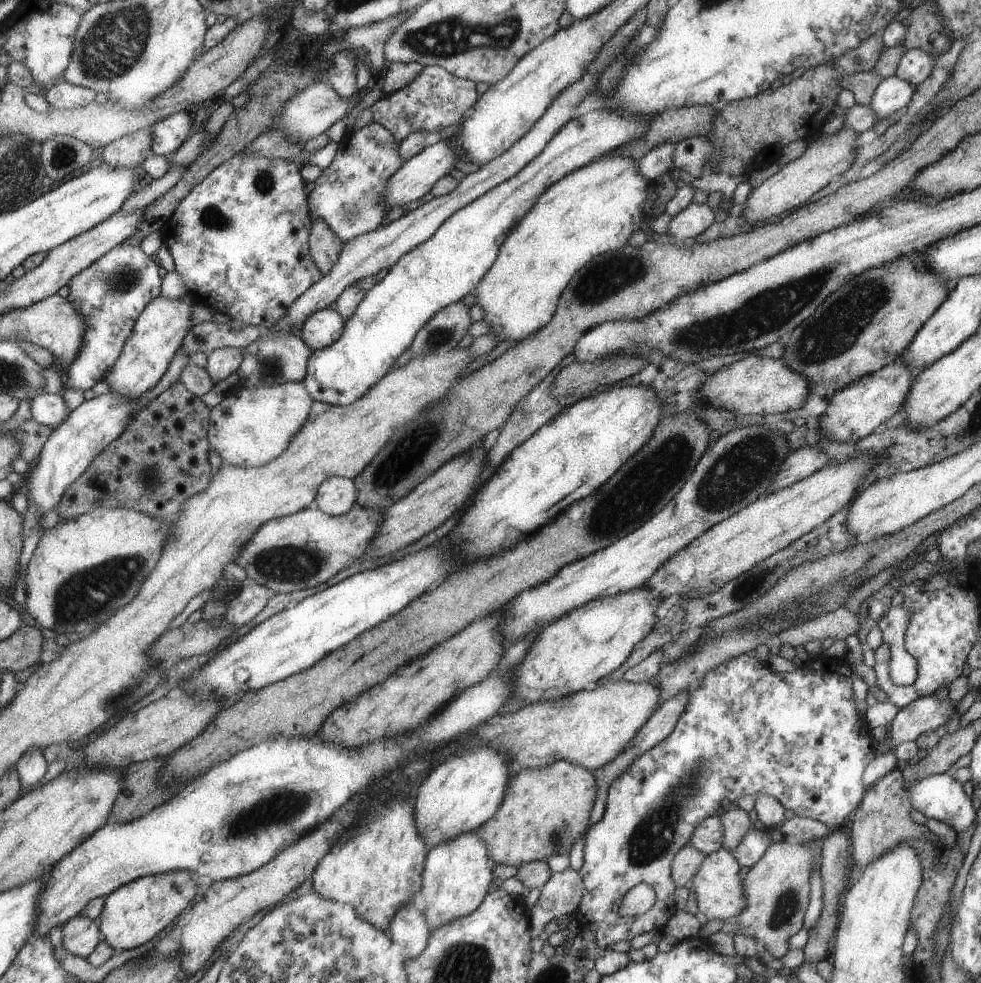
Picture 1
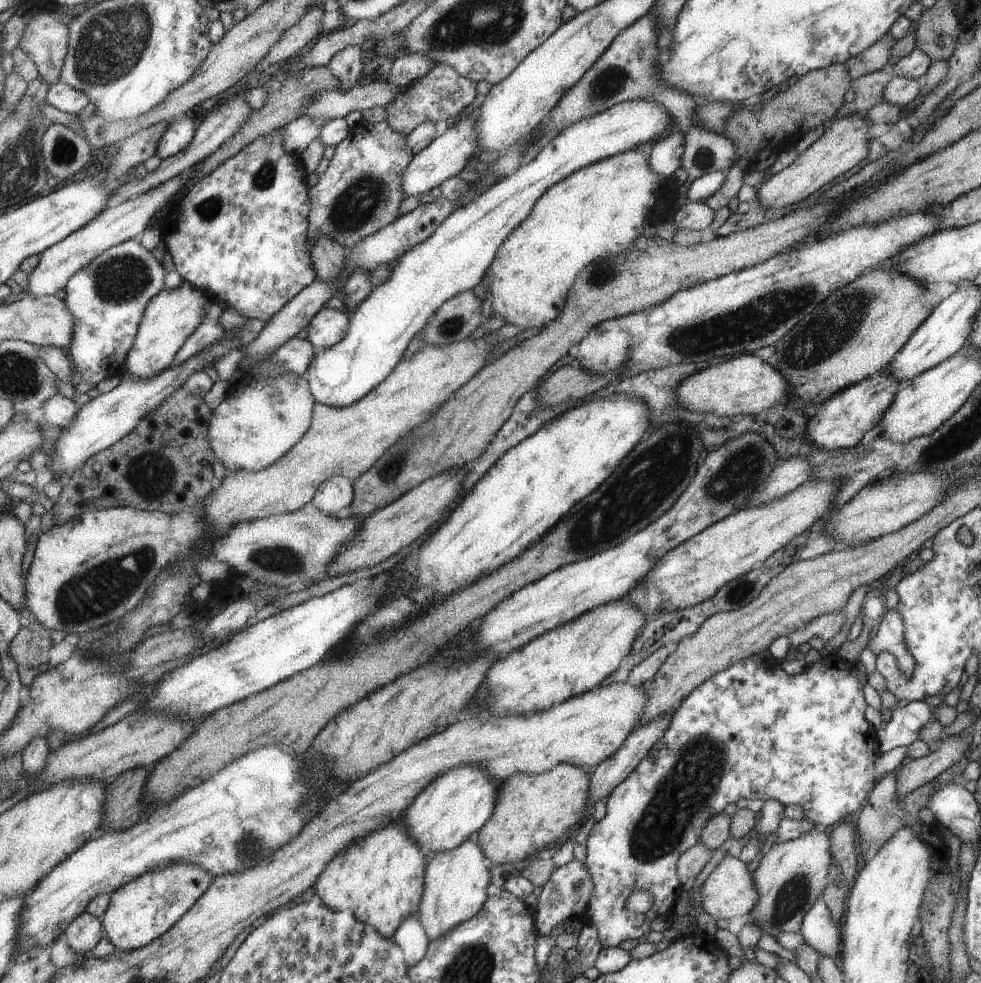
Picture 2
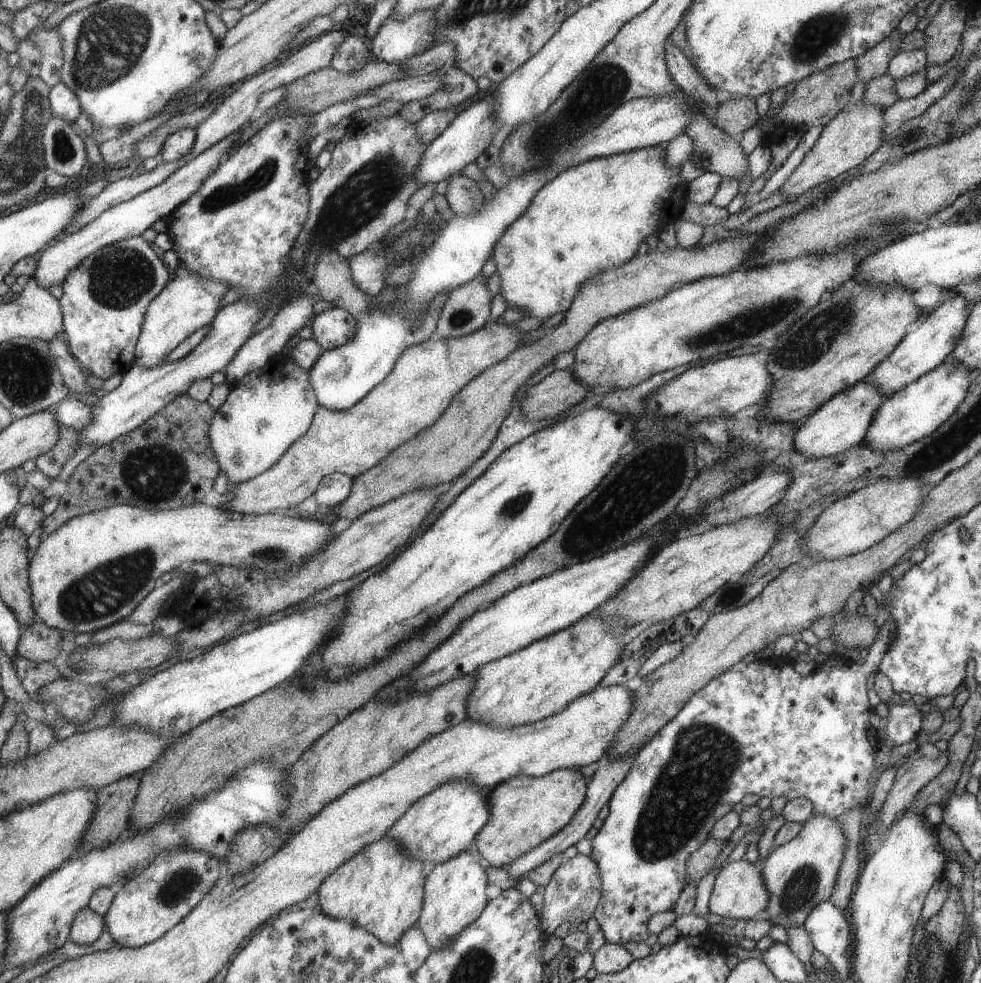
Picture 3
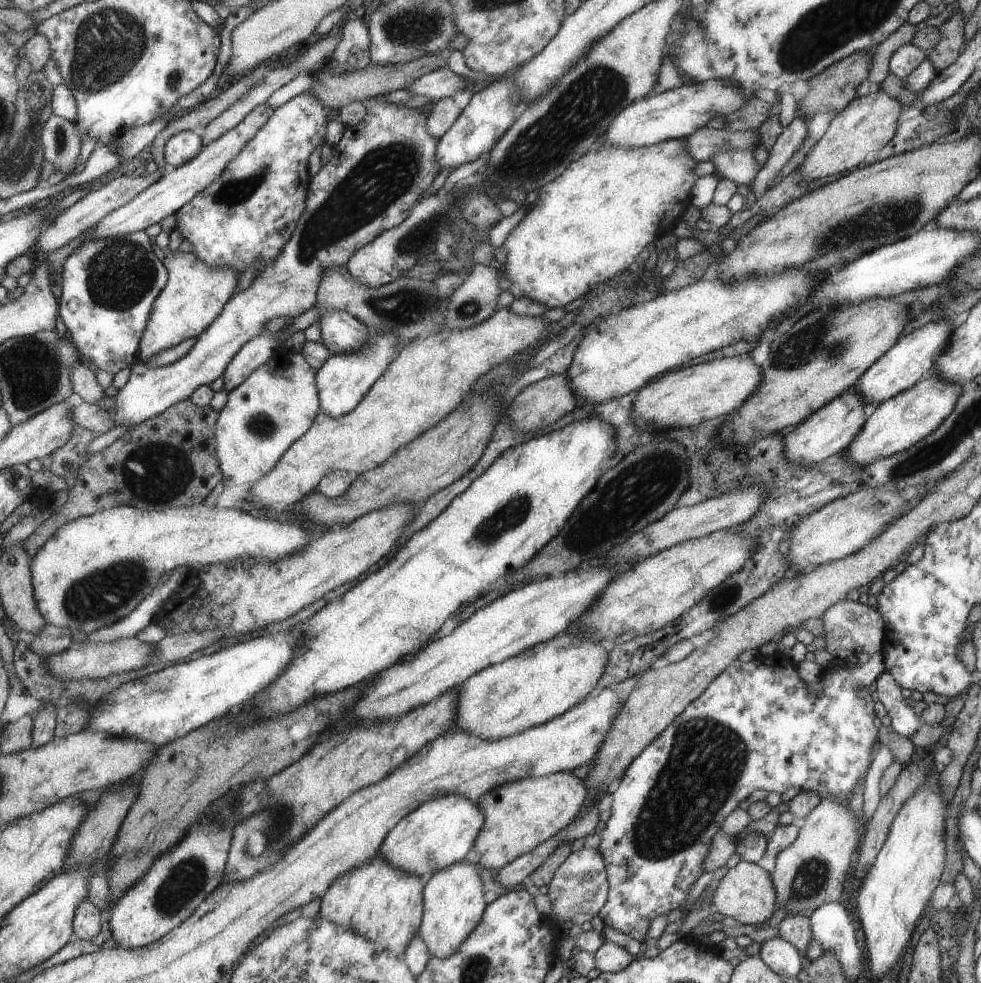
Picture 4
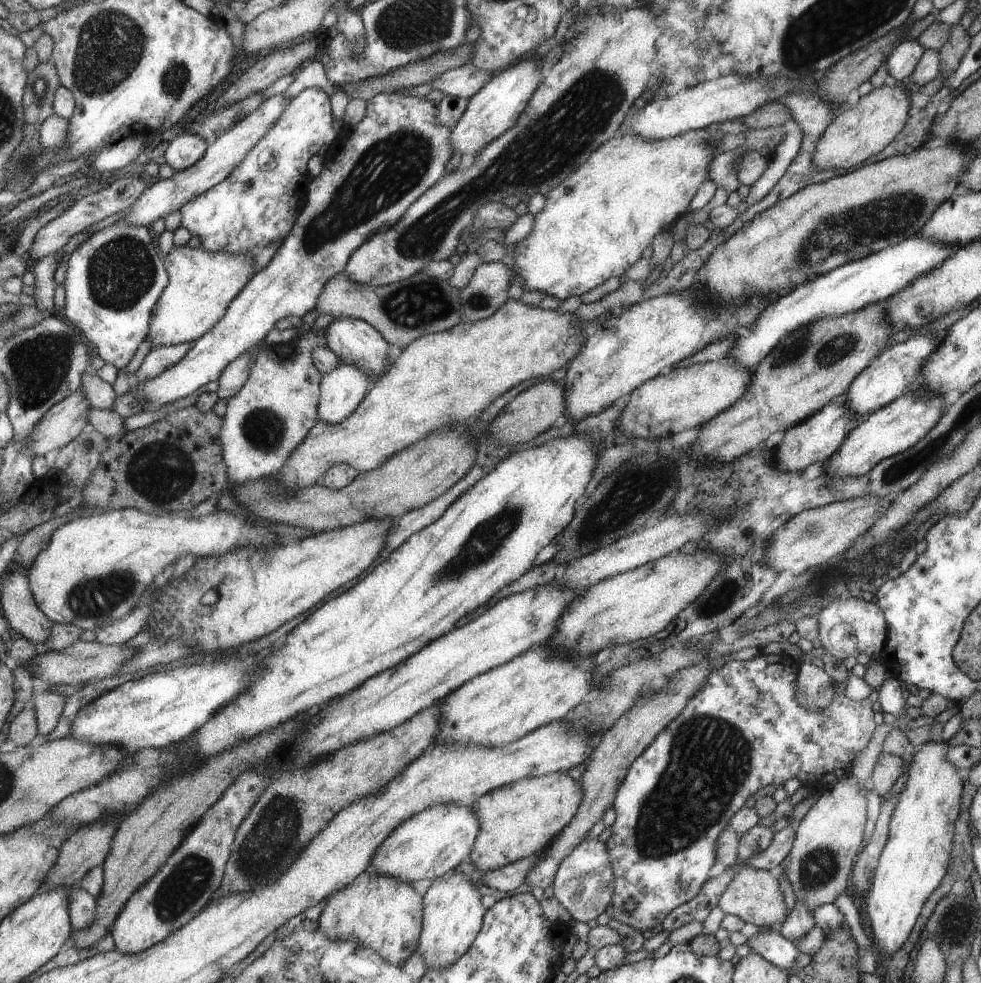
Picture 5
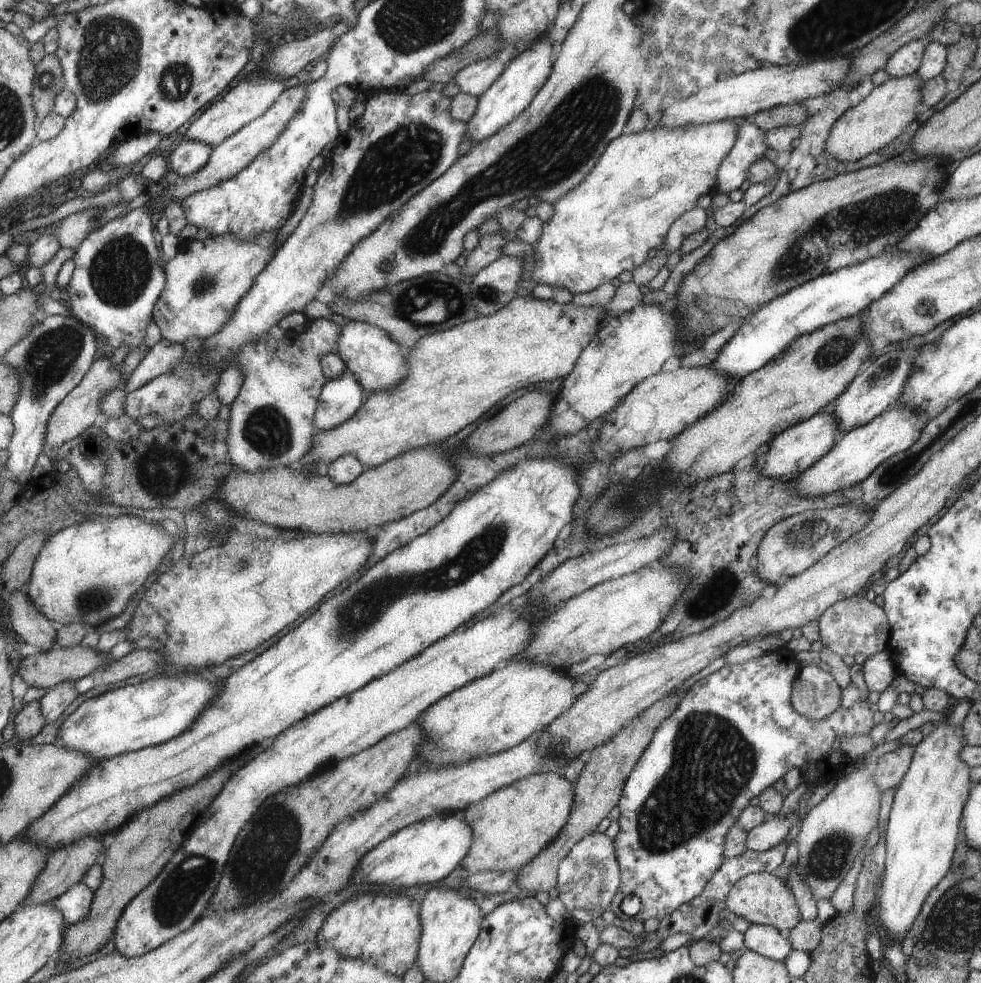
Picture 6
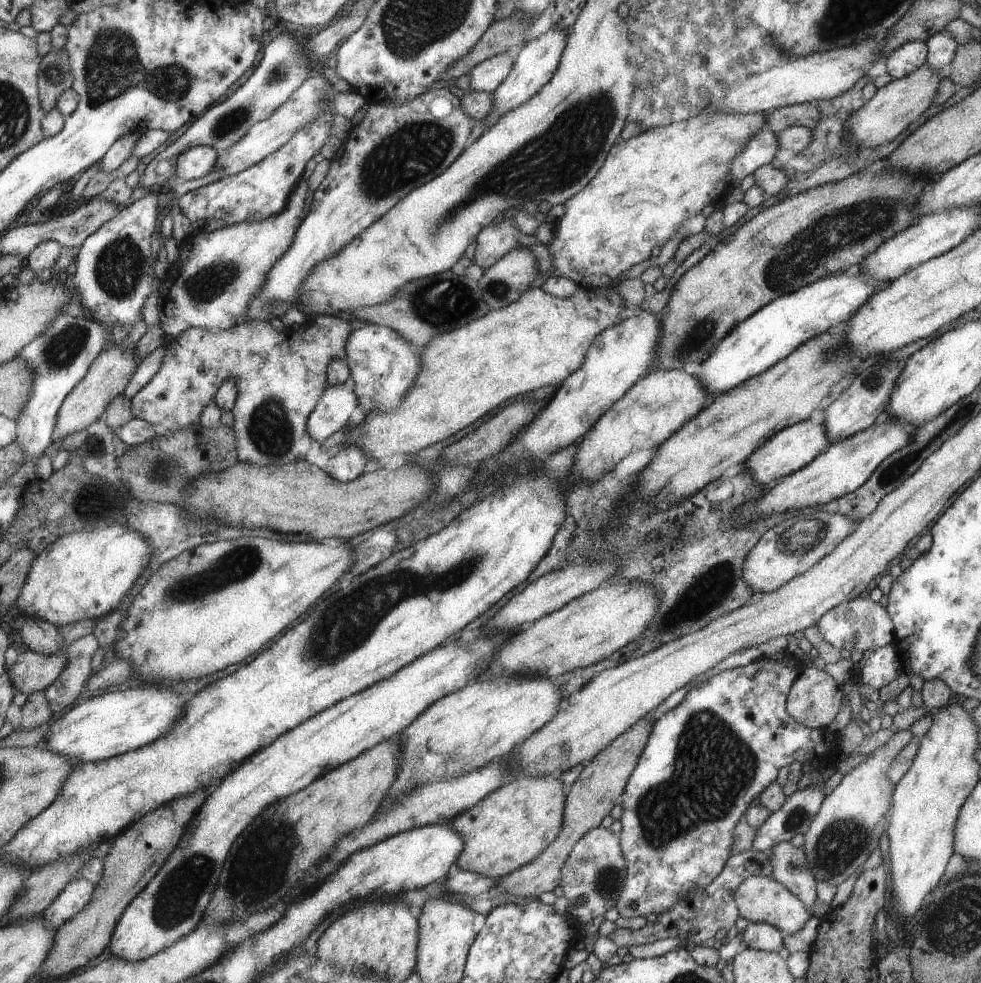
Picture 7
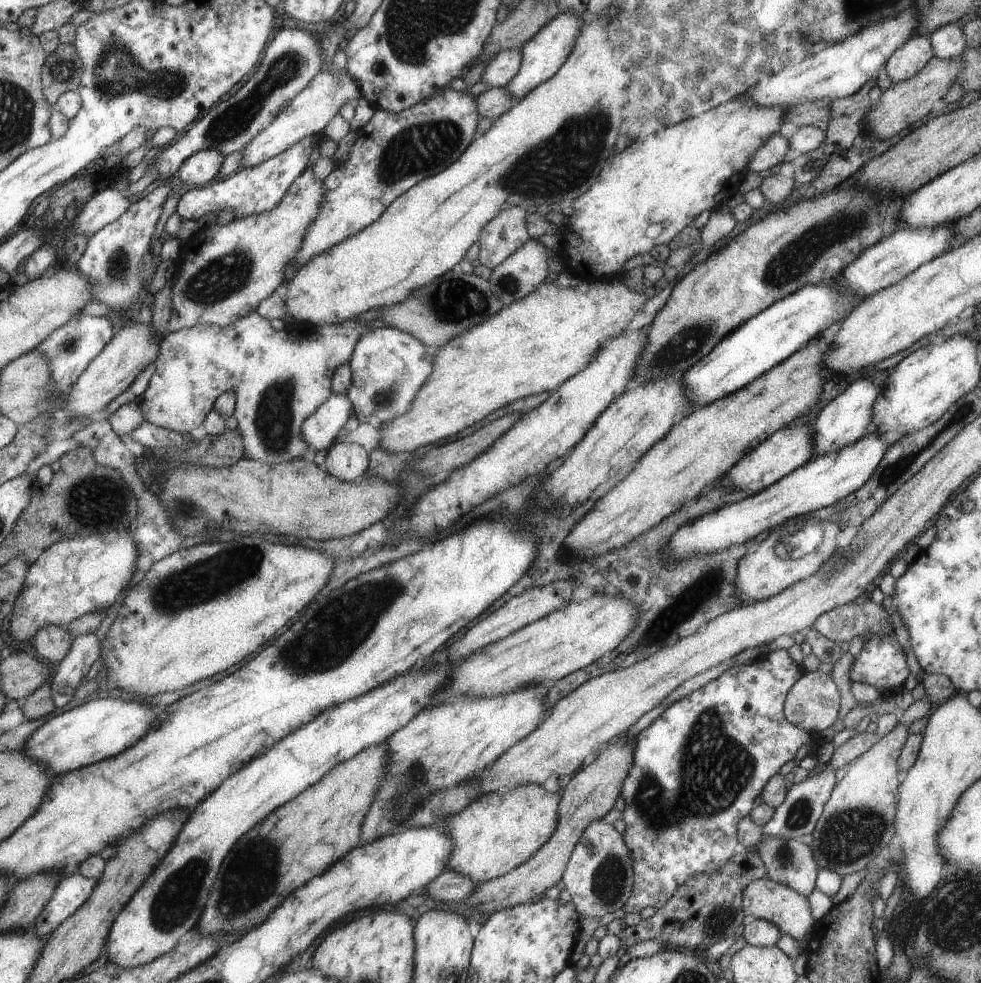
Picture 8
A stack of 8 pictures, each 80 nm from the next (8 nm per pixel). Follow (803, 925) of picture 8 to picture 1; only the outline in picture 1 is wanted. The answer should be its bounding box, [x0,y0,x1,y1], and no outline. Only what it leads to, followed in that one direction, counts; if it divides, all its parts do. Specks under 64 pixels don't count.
[686,848,746,920]

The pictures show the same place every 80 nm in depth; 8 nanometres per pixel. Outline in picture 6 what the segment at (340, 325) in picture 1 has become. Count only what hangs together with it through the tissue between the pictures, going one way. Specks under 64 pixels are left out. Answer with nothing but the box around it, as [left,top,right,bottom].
[335,321,406,392]

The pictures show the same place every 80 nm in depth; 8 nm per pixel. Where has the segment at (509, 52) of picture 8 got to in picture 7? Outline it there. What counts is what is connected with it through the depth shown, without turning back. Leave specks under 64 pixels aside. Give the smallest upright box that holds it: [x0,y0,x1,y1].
[468,54,513,92]

